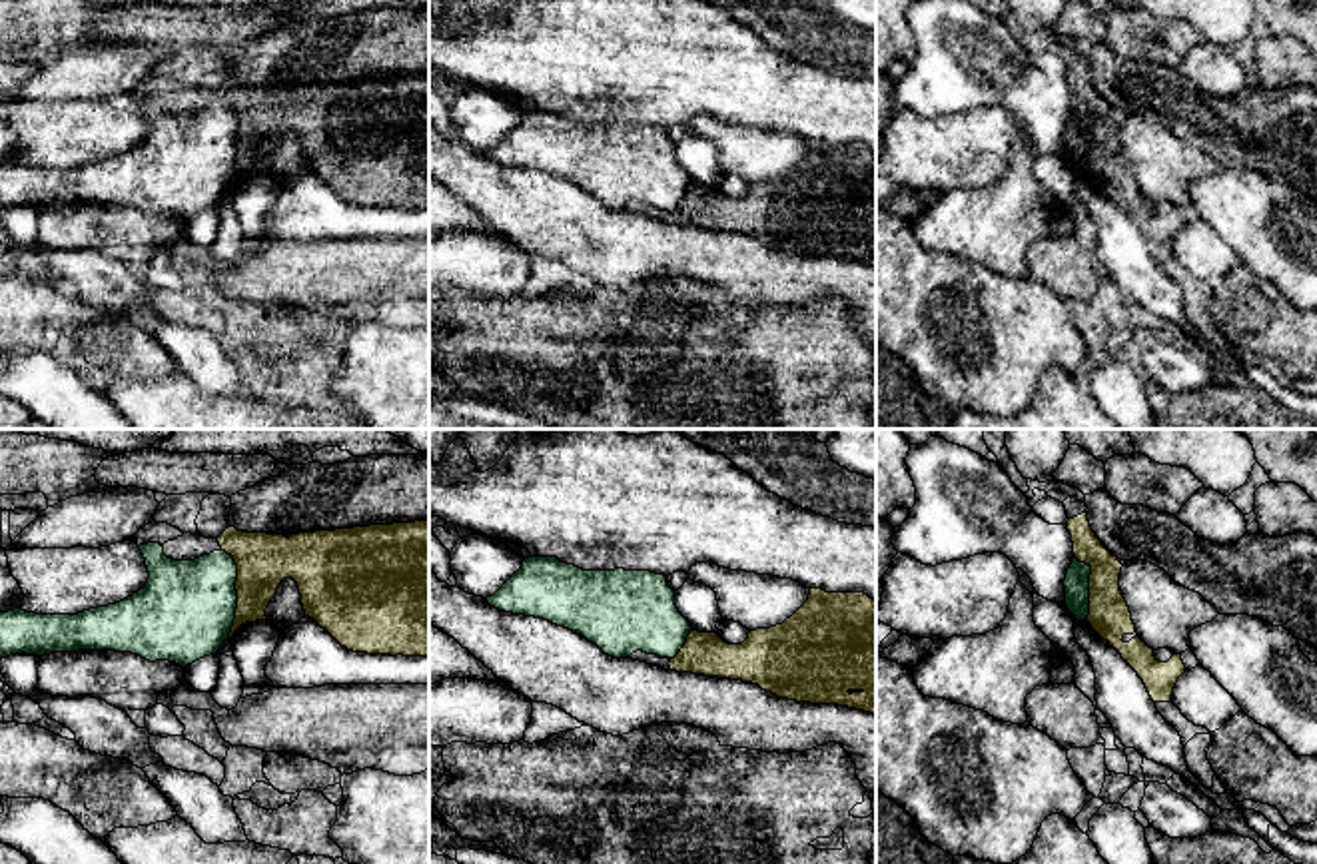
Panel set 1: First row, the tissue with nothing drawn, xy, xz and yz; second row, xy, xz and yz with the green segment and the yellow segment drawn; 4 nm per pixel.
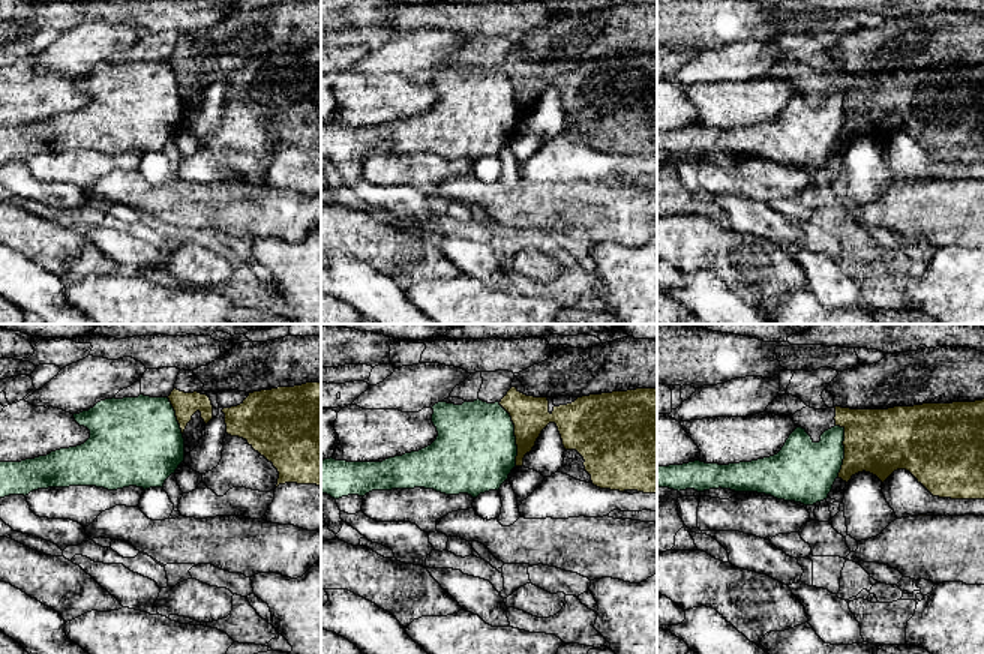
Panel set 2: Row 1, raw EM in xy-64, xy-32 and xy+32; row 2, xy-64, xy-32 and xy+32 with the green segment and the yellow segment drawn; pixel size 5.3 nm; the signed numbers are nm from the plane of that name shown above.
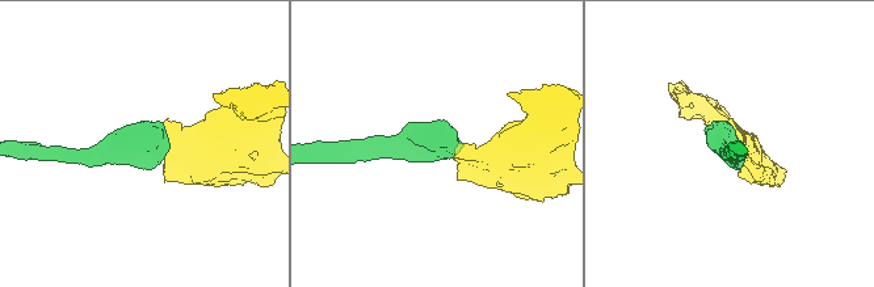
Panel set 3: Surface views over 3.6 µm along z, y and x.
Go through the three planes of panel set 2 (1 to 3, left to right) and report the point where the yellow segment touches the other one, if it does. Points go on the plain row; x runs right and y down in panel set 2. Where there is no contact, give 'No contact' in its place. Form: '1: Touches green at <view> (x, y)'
1: Touches green at xy-64 (174, 80)
2: Touches green at xy-32 (513, 98)
3: Touches green at xy+32 (843, 113)

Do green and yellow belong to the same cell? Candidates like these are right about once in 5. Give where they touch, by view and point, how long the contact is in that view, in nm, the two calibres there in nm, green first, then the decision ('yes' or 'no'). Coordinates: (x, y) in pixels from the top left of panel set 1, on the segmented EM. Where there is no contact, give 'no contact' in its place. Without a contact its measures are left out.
xy (236, 591) | 360 nm | 380/220 nm | no

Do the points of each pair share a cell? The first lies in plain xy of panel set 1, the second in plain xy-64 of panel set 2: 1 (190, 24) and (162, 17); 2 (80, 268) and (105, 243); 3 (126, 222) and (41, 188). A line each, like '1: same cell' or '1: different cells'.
1: same cell
2: different cells
3: different cells

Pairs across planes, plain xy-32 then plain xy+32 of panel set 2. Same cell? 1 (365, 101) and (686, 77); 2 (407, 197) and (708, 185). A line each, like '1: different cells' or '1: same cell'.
1: different cells
2: different cells

